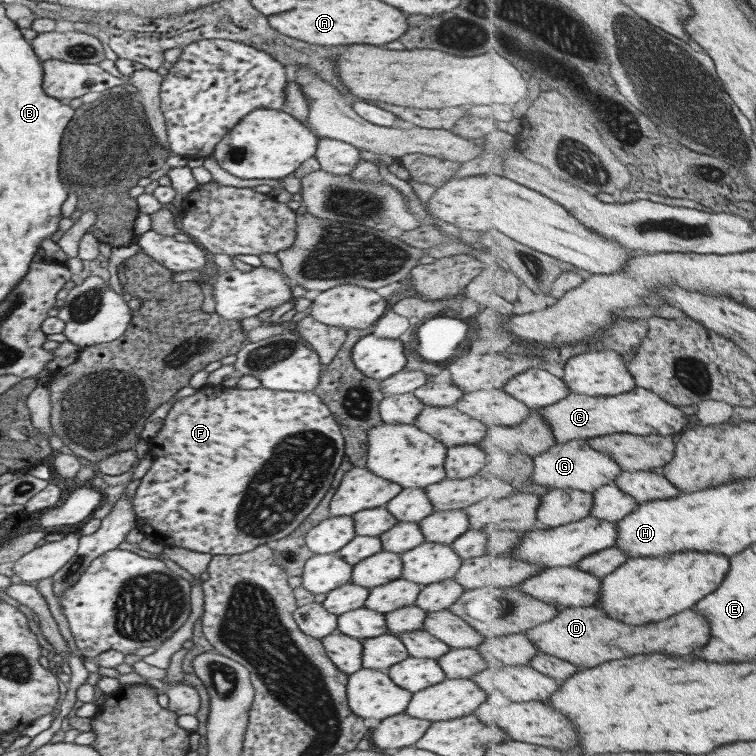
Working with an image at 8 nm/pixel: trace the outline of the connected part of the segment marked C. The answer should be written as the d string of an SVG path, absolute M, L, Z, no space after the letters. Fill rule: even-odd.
M636 386L631 392L615 396L589 396L571 392L565 400L551 407L541 408L540 414L551 425L557 442L564 443L575 439L590 439L619 432L634 435L674 435L684 432L689 424L685 412L664 400L662 396Z

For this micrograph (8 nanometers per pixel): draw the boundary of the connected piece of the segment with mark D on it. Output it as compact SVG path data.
M597 603L585 607L563 608L554 620L529 629L527 636L537 645L539 652L571 661L583 669L641 652L669 652L683 656L691 654L697 646L705 646L711 640L711 624L705 615L693 608L685 609L660 622L629 626L621 620L613 620Z

